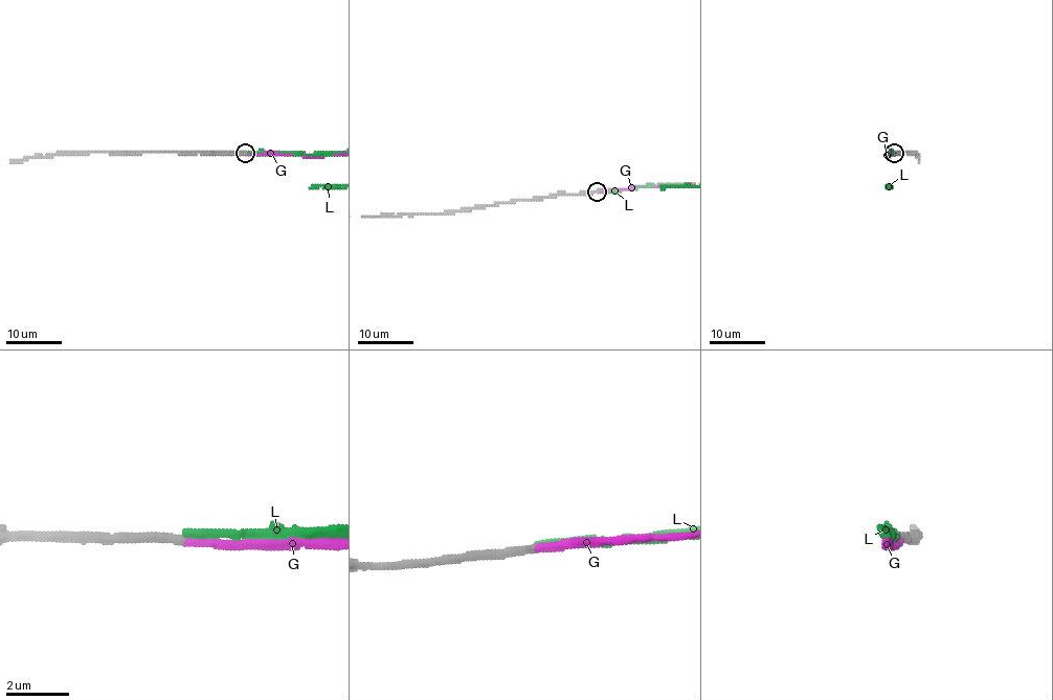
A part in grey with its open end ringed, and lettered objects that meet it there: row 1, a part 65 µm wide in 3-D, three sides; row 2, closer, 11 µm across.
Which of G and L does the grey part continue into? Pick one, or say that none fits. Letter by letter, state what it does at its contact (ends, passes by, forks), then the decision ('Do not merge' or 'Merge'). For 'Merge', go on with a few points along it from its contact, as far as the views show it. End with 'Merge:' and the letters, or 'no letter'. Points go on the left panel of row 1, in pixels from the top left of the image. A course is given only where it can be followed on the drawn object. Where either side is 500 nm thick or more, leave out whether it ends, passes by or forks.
G: It ends there. Merge
L: It ends there. Do not merge
Merge: G

